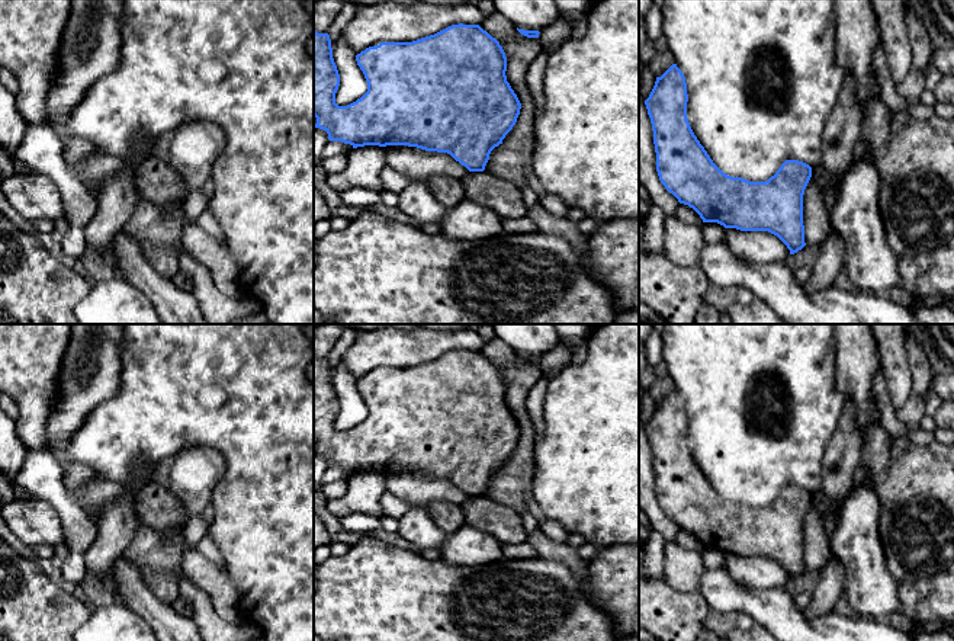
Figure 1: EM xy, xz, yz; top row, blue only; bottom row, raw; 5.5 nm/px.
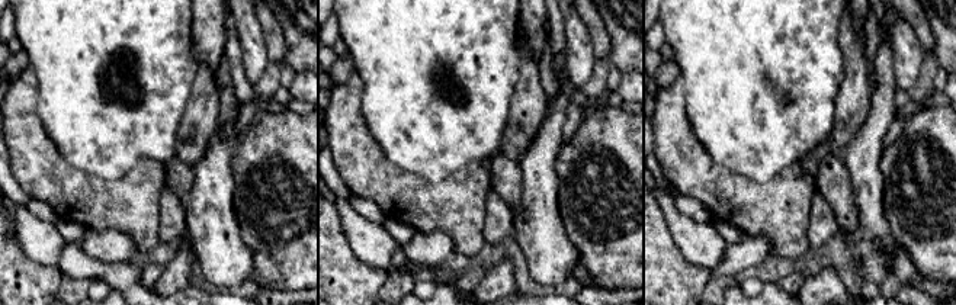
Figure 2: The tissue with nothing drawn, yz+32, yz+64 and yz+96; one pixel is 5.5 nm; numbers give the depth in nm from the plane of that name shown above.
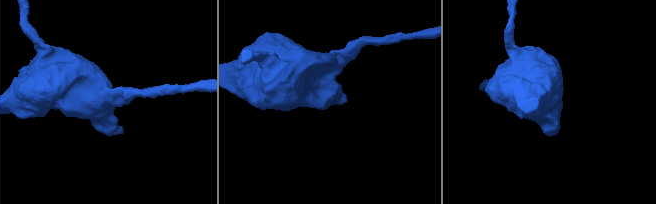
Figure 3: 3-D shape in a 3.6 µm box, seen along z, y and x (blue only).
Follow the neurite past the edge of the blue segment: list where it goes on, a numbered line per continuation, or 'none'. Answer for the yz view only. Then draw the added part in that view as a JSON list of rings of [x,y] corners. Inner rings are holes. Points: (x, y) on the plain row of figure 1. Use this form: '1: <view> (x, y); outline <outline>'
none

